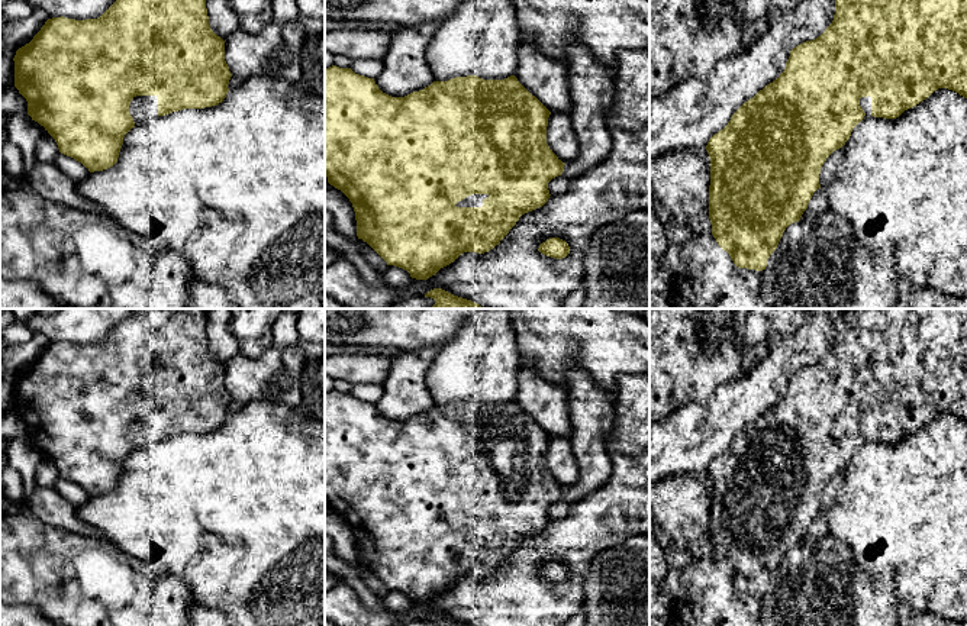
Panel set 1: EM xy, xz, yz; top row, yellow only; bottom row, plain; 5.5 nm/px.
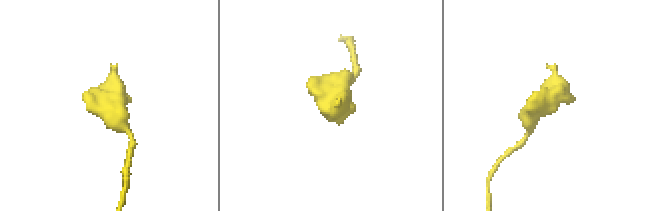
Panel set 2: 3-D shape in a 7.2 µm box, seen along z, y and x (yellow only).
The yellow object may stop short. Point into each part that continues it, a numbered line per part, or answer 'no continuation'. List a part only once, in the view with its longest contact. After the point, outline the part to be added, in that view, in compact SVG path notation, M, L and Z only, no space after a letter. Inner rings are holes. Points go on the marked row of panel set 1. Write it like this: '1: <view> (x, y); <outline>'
1: xy (142, 107); M136 96L132 99L129 113L133 117L135 126L148 122L158 116L158 97Z

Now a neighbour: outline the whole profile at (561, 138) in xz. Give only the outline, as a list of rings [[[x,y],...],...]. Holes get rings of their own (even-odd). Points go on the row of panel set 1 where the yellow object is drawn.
[[[551,113],[547,126],[547,143],[564,164],[576,159],[578,142],[573,129],[570,113]]]

